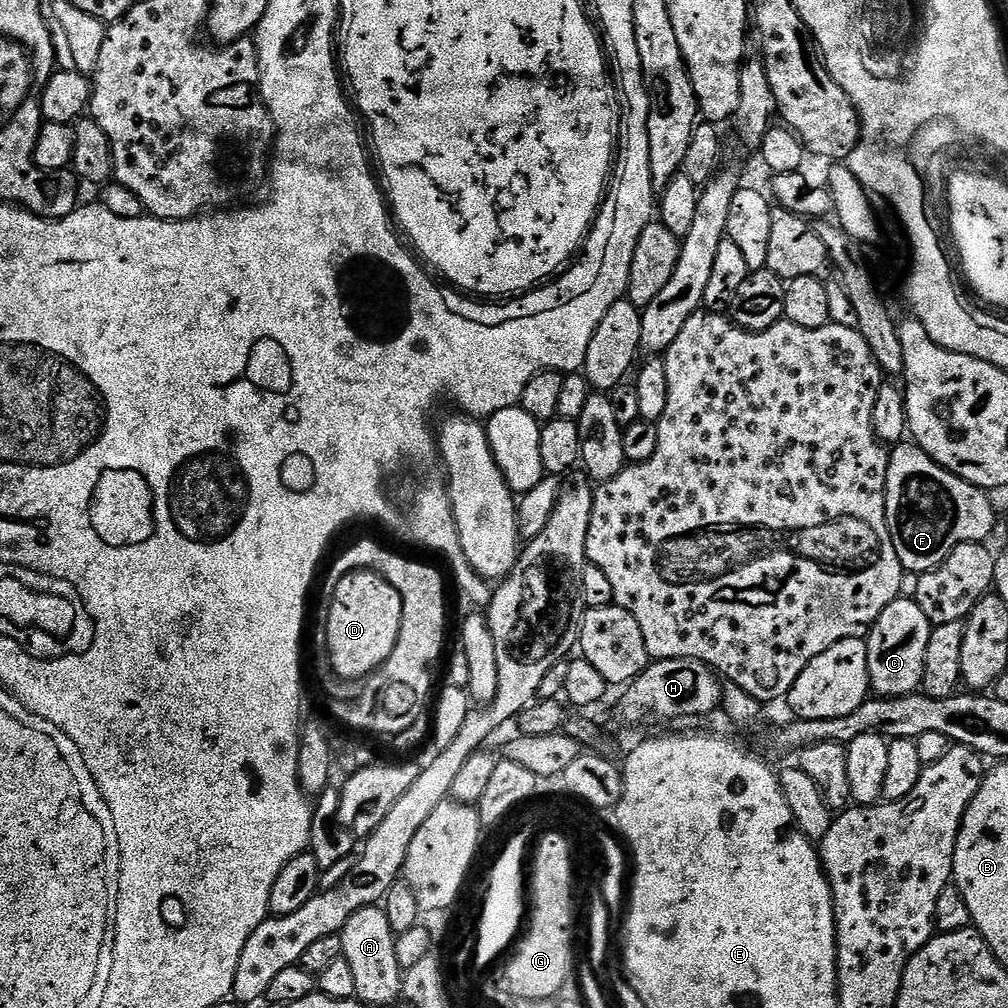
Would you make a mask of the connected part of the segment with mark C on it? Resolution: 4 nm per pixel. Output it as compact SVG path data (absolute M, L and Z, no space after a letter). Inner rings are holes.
M898 598L894 602L890 602L890 606L886 606L886 610L882 610L882 614L878 614L878 618L873 622L872 627L866 637L868 642L868 682L871 691L880 698L891 698L893 696L910 696L913 695L924 683L924 663L926 662L926 646L930 642L930 634L933 625L926 618L926 614L922 614L922 606L916 604L912 598Z

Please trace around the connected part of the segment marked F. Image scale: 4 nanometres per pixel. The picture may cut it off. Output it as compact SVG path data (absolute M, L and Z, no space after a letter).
M901 442L891 449L888 458L888 473L886 474L886 522L888 523L888 529L890 530L890 538L894 542L894 550L898 554L898 558L902 562L905 572L915 572L917 574L923 574L931 570L931 568L937 568L943 560L945 560L951 552L959 546L959 544L982 544L989 538L988 535L996 528L996 512L992 509L992 500L985 489L974 486L970 482L966 482L962 478L958 478L952 472L947 472L941 464L936 464L931 458L921 450L920 445L915 442Z

